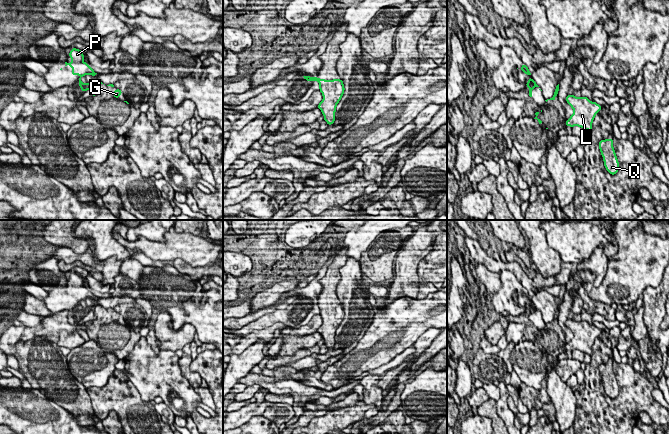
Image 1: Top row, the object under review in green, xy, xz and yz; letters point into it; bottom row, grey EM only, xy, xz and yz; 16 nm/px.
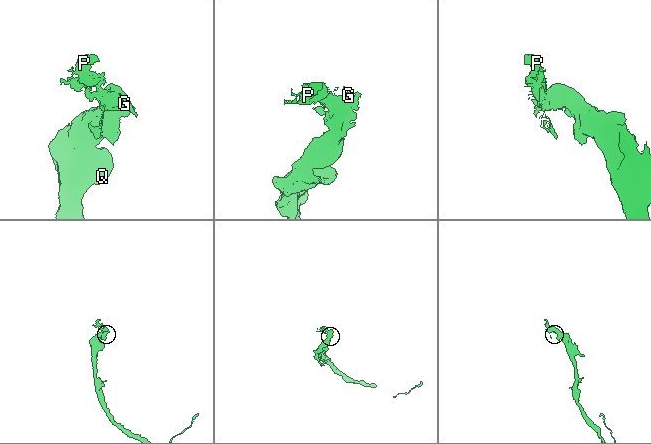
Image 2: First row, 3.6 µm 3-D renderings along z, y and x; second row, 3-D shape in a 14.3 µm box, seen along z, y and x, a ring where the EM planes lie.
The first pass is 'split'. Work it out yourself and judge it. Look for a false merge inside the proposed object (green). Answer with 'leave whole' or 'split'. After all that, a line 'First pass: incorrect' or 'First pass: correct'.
split
First pass: correct

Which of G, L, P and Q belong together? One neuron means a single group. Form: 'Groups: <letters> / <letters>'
Groups: G L Q / P

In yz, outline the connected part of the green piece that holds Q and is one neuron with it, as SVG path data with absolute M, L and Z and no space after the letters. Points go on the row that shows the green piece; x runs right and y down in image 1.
M613 139L599 141L599 149L604 160L606 170L615 175L619 170L619 163L613 148Z

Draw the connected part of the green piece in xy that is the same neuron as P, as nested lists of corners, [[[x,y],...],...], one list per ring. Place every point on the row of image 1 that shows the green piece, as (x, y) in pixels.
[[[73,48],[73,49],[71,49],[68,57],[72,58],[72,62],[71,63],[65,62],[65,64],[66,64],[65,66],[69,65],[69,66],[72,67],[72,75],[79,75],[80,76],[79,81],[78,81],[80,89],[83,92],[86,92],[88,89],[90,89],[90,90],[92,90],[94,92],[93,96],[95,96],[96,91],[94,90],[94,83],[95,83],[96,79],[94,78],[93,81],[89,82],[88,84],[84,84],[81,81],[82,76],[90,74],[90,75],[92,75],[94,77],[97,74],[88,65],[88,63],[85,63],[83,61],[84,55],[83,55],[82,51],[79,50],[79,49]]]

